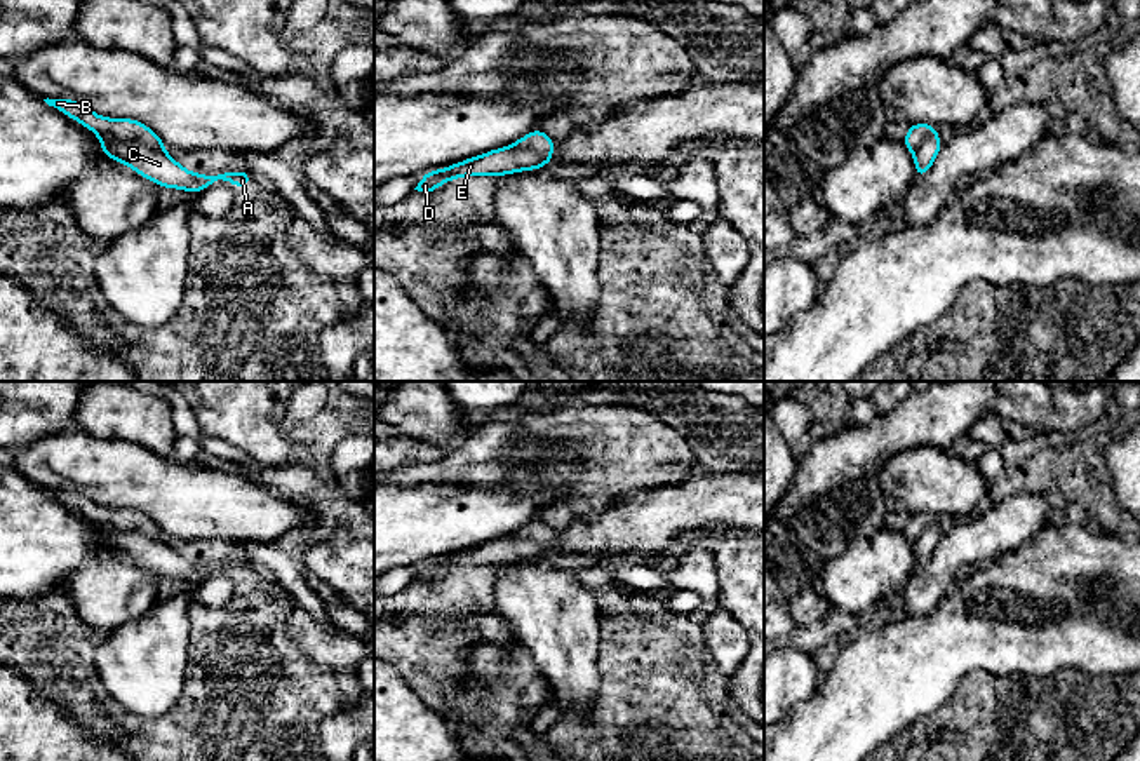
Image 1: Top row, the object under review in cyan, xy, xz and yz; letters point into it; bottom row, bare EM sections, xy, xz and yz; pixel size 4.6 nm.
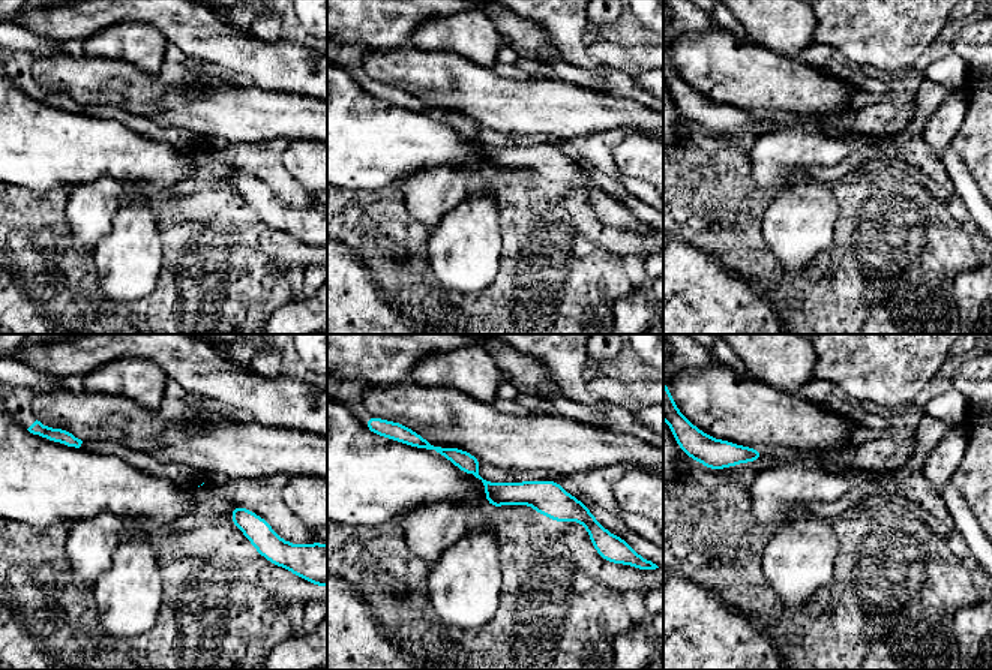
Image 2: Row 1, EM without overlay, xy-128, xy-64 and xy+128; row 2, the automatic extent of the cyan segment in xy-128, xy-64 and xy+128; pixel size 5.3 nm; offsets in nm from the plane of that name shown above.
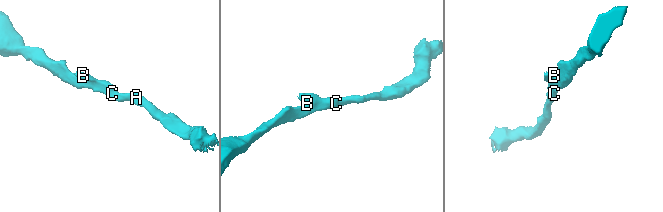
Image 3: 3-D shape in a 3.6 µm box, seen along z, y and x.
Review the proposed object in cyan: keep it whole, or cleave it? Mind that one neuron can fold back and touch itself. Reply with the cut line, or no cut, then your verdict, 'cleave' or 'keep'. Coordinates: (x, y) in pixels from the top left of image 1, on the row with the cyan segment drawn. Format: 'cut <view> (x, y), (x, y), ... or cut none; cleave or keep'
cut xy (96, 131), (120, 140), (140, 140), (162, 147); cleave

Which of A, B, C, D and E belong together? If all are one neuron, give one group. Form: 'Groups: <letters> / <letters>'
Groups: A C D E / B

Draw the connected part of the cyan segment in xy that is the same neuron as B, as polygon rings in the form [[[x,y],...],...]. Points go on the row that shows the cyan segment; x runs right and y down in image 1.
[[[64,96],[56,99],[44,99],[49,106],[54,106],[66,117],[77,120],[92,132],[104,132],[120,141],[141,141],[150,146],[164,146],[160,136],[146,124],[134,118],[108,118],[94,113],[85,104],[68,99]]]

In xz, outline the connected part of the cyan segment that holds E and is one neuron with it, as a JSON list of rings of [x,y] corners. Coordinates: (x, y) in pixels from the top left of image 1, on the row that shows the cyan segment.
[[[494,148],[458,164],[449,164],[444,171],[433,169],[421,176],[414,190],[433,192],[447,181],[468,176],[508,176],[522,171],[536,171],[550,164],[553,155],[543,155],[529,148]]]

